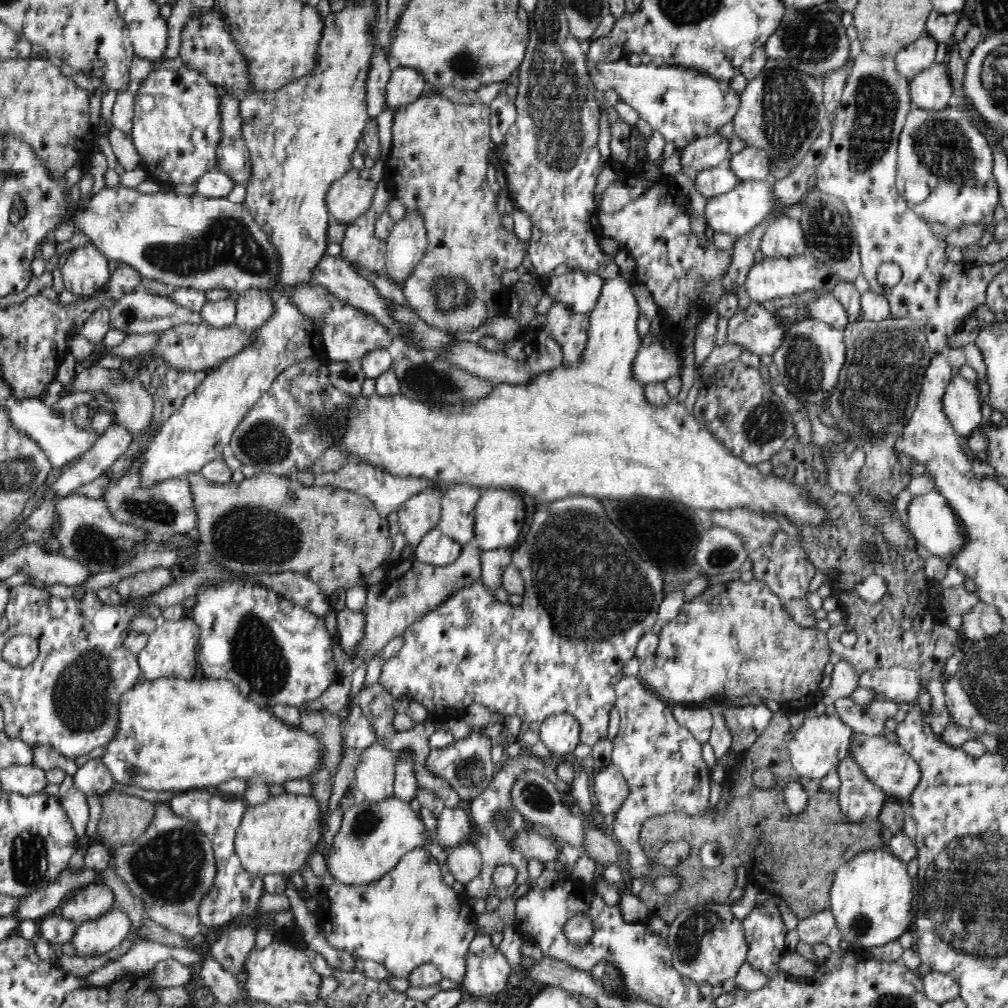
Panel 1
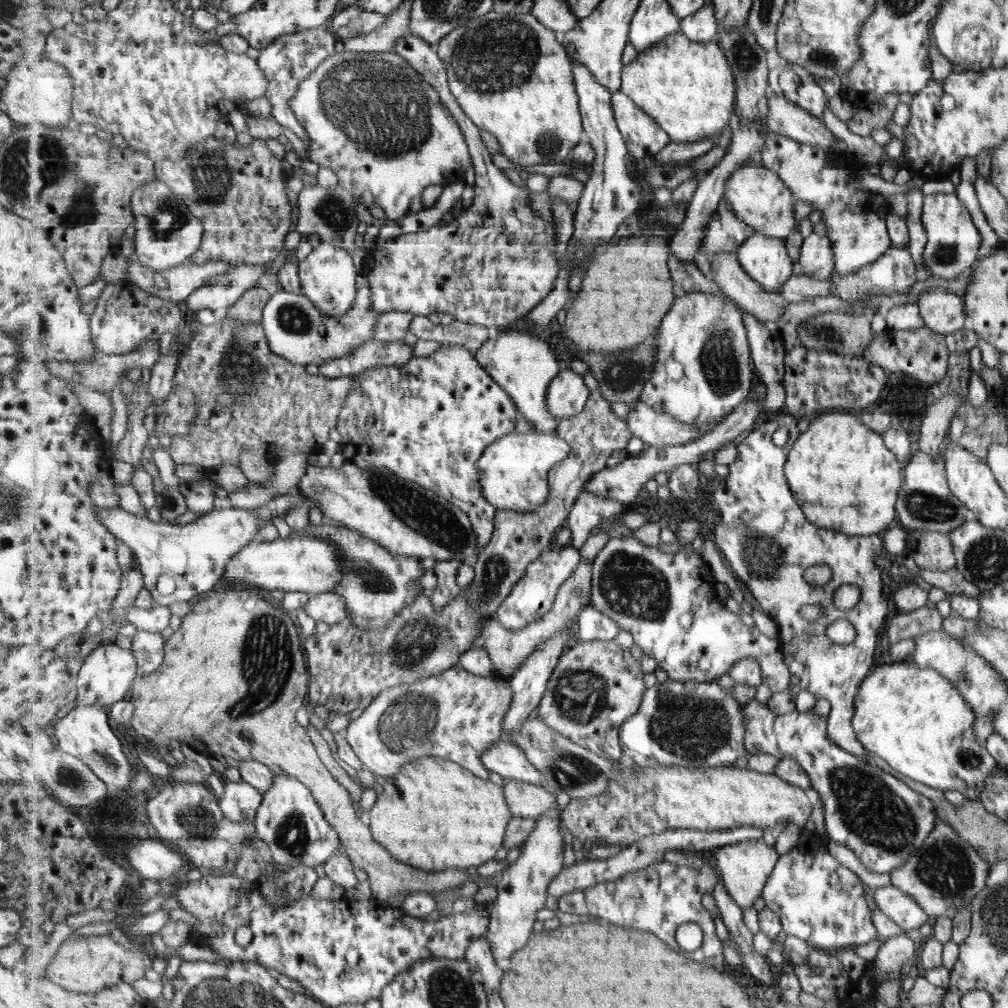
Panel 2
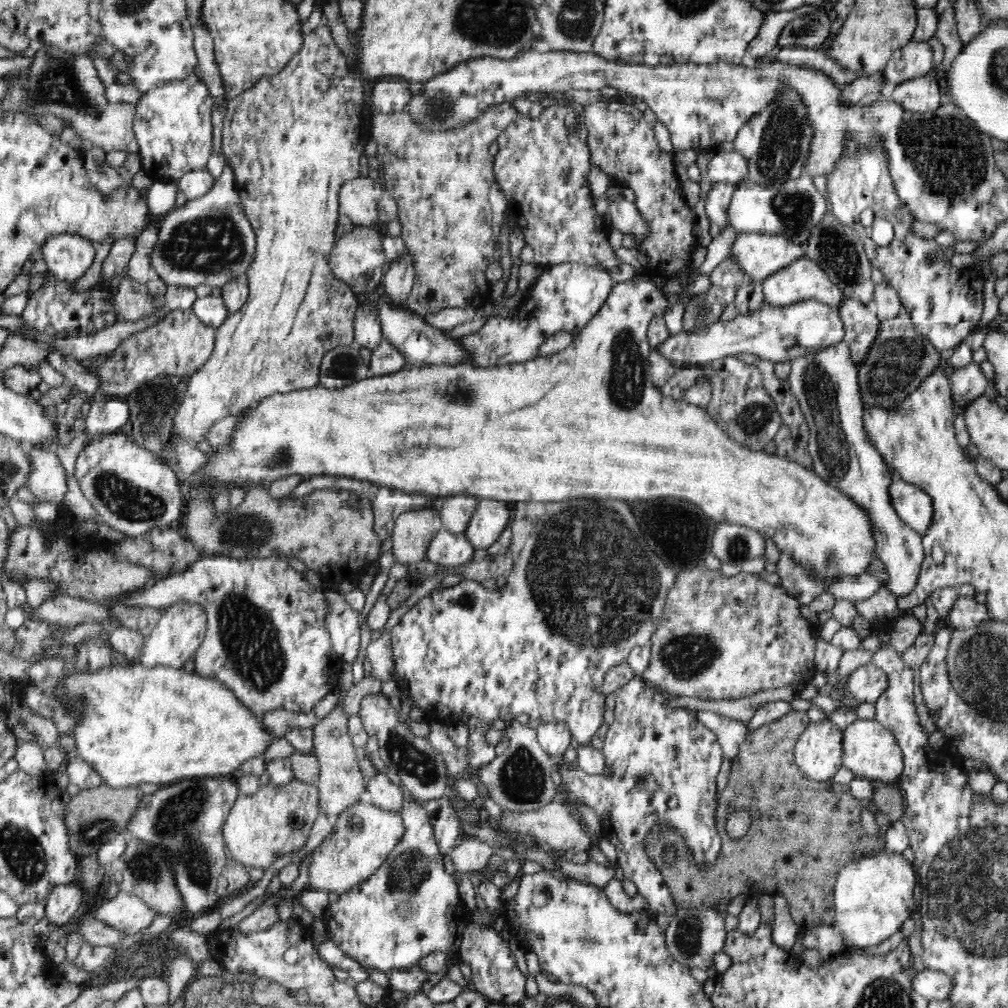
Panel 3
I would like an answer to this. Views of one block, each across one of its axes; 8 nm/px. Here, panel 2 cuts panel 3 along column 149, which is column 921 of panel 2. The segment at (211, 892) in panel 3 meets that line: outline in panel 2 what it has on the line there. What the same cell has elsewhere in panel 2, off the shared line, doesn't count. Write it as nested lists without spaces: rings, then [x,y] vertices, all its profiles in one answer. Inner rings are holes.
[[[751,699],[745,703],[743,703],[743,716],[747,718],[747,723],[745,723],[745,744],[743,749],[751,752],[751,754],[765,753],[771,754],[778,758],[779,762],[785,758],[785,756],[791,756],[791,758],[795,758],[797,762],[799,762],[799,766],[809,774],[809,778],[811,778],[812,788],[818,793],[820,797],[820,801],[823,804],[824,811],[824,824],[825,830],[828,834],[828,837],[831,838],[836,844],[843,845],[850,849],[855,856],[861,860],[864,864],[865,868],[874,873],[889,873],[893,868],[900,866],[901,863],[905,863],[905,861],[909,860],[911,854],[916,853],[918,849],[923,845],[924,839],[928,836],[931,829],[935,824],[935,814],[932,810],[932,803],[930,800],[917,793],[913,792],[913,790],[909,790],[907,785],[903,784],[903,782],[899,782],[899,780],[895,780],[895,777],[889,776],[889,773],[881,772],[881,768],[875,766],[872,762],[868,762],[866,759],[859,758],[859,756],[853,756],[853,754],[849,754],[847,750],[843,750],[841,746],[837,746],[835,742],[831,742],[829,740],[829,720],[828,716],[819,716],[812,709],[806,712],[792,712],[787,715],[779,715],[773,709],[769,710],[768,703],[758,702],[755,699]]]

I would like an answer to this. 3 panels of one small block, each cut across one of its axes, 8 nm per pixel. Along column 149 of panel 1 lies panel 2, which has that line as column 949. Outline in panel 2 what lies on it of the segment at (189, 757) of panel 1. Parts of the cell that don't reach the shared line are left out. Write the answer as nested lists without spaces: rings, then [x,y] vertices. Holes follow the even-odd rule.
[[[908,659],[880,663],[857,689],[857,712],[854,718],[857,740],[899,774],[943,792],[960,792],[965,799],[979,797],[991,764],[995,764],[983,746],[975,744],[973,719],[975,712],[949,679],[940,671],[919,667]]]

